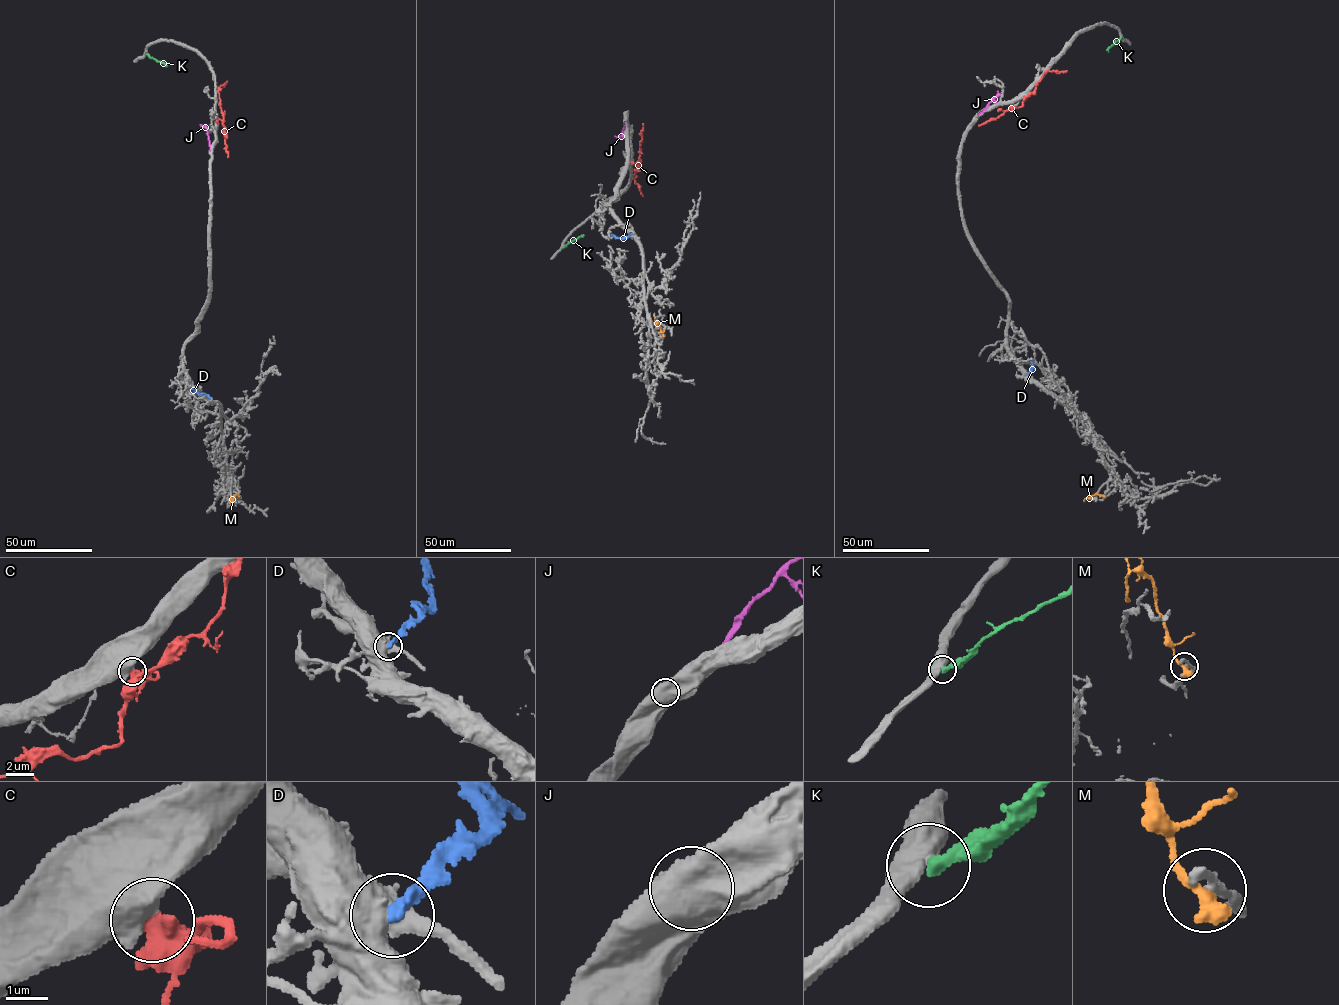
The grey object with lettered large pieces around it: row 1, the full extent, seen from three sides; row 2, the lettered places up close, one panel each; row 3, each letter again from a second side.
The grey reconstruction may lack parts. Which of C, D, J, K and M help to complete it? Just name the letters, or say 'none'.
J

